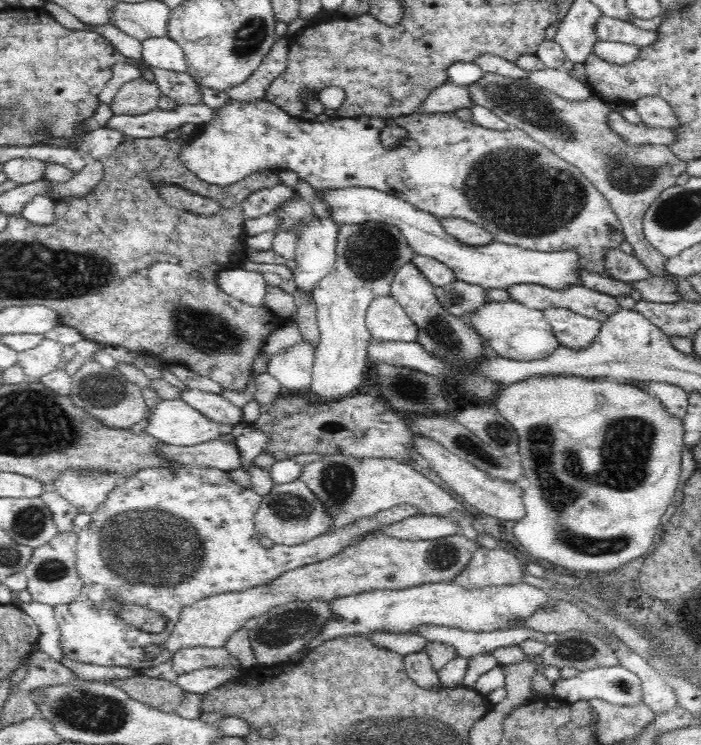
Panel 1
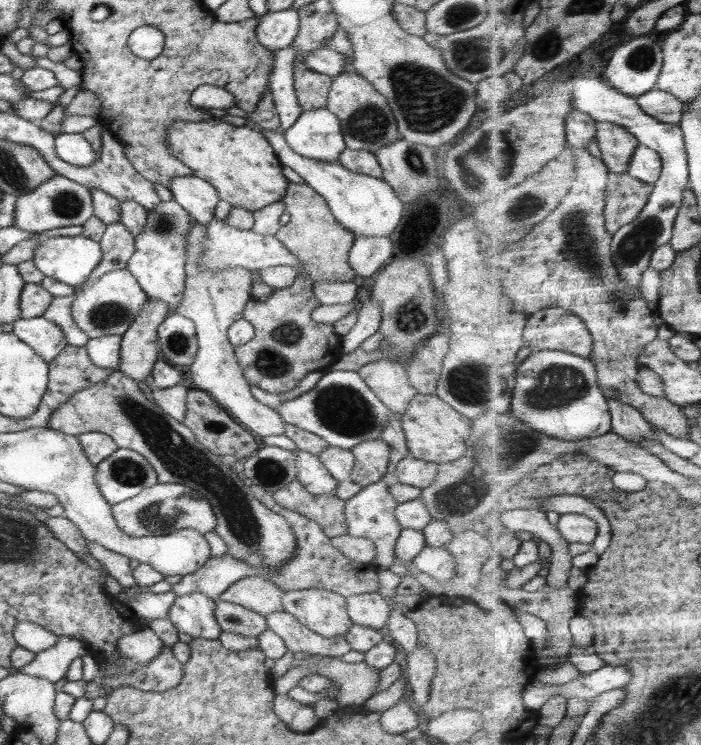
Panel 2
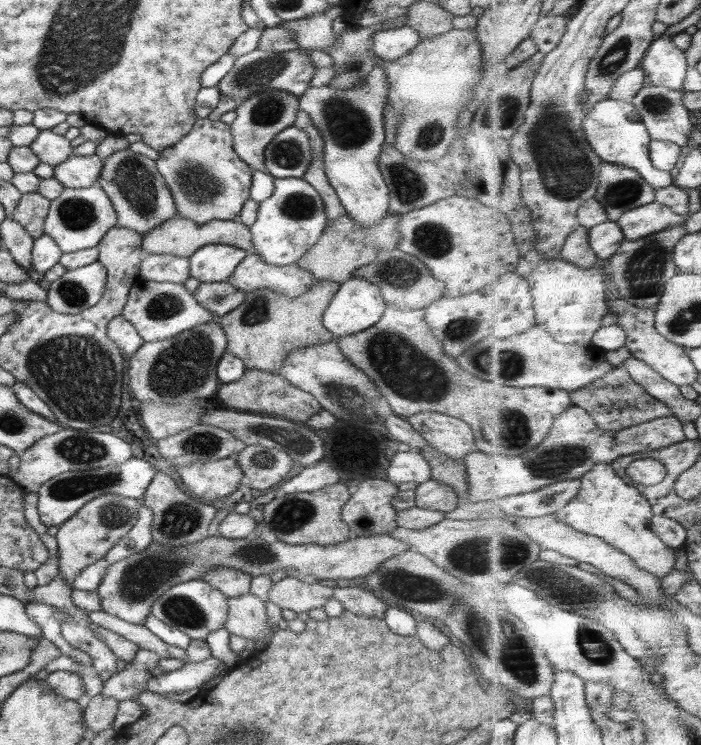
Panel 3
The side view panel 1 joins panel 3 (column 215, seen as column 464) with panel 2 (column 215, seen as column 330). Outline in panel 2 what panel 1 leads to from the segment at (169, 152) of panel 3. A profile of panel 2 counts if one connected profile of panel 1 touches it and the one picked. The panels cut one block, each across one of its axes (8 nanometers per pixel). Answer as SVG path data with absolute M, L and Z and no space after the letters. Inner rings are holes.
M211 118L205 121L176 119L165 134L168 150L174 159L192 169L192 175L216 188L220 200L248 211L282 201L290 183L282 173L283 165L270 141L242 122Z

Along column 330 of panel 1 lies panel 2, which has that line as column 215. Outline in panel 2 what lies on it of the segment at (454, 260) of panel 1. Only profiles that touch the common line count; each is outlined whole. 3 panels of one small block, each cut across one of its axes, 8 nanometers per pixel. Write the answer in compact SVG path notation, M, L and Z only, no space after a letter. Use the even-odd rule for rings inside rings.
M176 176L168 186L173 199L200 225L212 223L220 200L216 188L199 177Z

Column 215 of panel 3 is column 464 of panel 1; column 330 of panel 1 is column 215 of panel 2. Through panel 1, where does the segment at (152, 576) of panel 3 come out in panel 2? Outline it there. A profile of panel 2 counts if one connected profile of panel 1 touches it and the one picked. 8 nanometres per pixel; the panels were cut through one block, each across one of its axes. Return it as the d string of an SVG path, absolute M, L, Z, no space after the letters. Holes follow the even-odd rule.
M250 484L251 491L254 496L265 504L272 512L282 515L290 525L292 532L296 537L296 550L291 559L284 563L279 571L266 574L264 571L258 571L249 567L248 563L241 560L236 560L228 553L219 557L210 557L196 572L184 575L180 582L172 585L171 591L177 596L187 595L191 592L201 592L208 596L209 599L219 599L219 596L232 584L238 582L241 578L247 576L261 576L274 584L277 584L284 591L304 589L326 589L332 592L337 592L340 596L354 596L364 593L378 592L378 569L373 565L351 560L345 557L331 541L329 536L321 530L320 524L310 520L308 517L288 510L280 506L274 499L273 493L264 490L261 486Z

